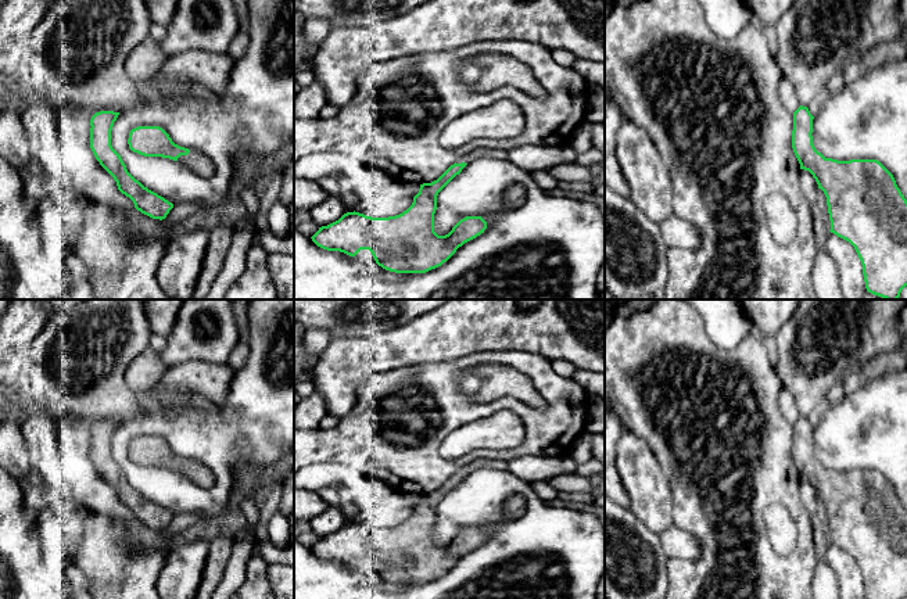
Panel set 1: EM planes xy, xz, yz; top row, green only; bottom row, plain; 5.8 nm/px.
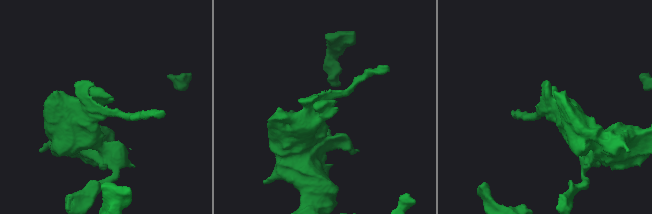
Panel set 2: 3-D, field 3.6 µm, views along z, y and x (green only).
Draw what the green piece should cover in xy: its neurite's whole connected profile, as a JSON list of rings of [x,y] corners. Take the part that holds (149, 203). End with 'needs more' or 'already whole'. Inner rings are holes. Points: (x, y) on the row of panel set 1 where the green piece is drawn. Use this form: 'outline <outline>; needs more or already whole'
outline [[[100,111],[90,119],[90,148],[100,165],[114,177],[118,190],[129,197],[135,208],[153,219],[165,219],[173,204],[144,187],[126,169],[111,146],[111,130],[119,112]]]; already whole

